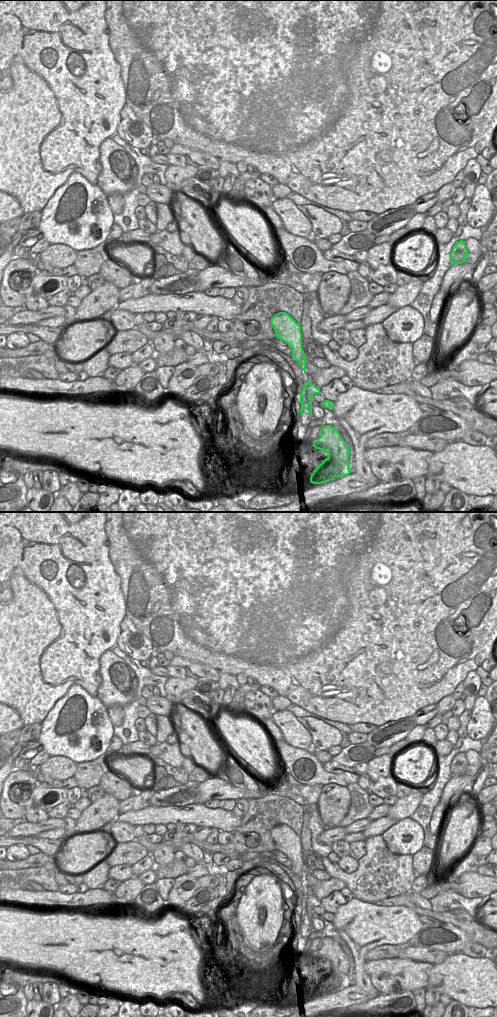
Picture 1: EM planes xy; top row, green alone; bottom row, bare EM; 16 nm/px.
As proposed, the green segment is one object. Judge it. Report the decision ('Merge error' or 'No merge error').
No merge error.

